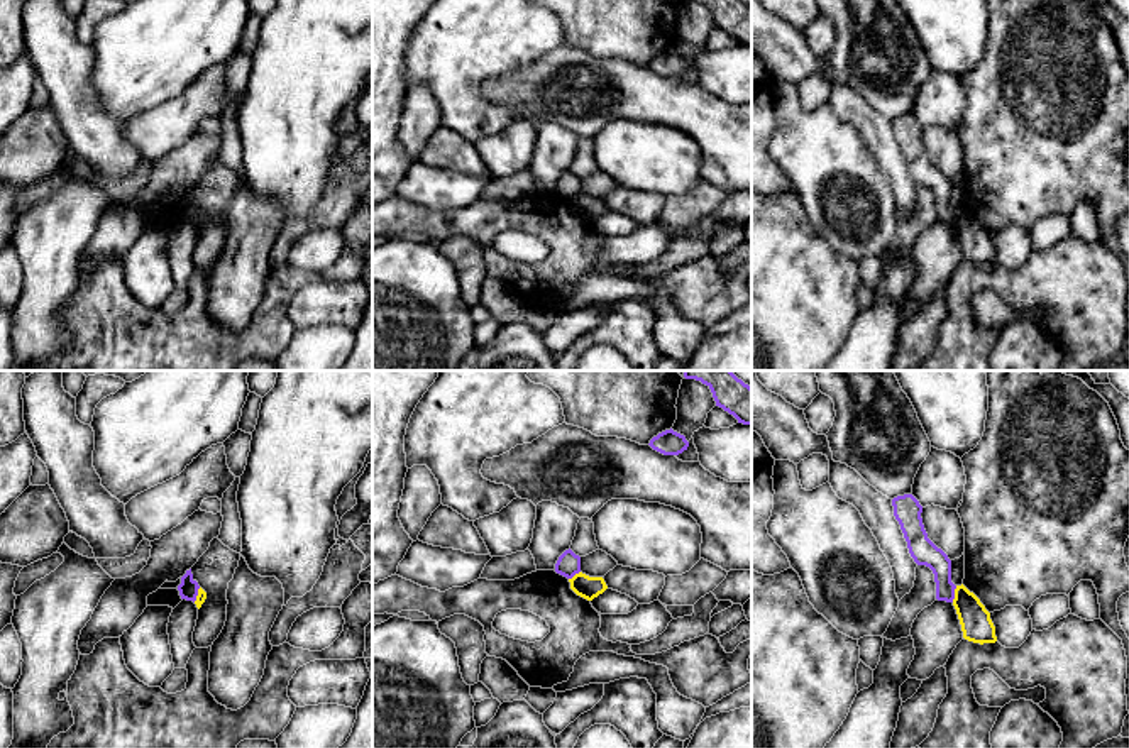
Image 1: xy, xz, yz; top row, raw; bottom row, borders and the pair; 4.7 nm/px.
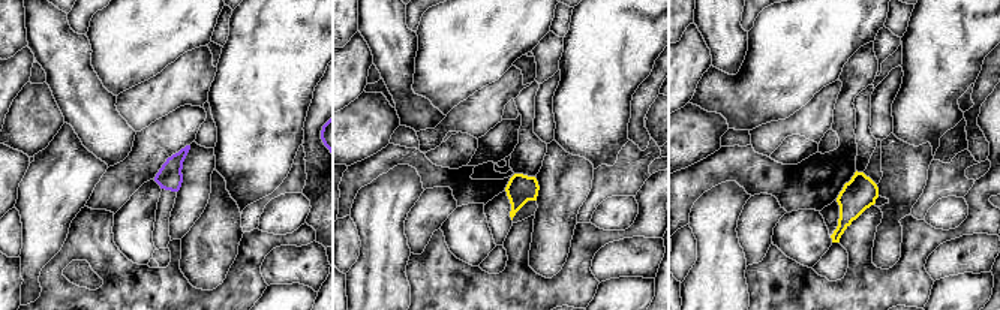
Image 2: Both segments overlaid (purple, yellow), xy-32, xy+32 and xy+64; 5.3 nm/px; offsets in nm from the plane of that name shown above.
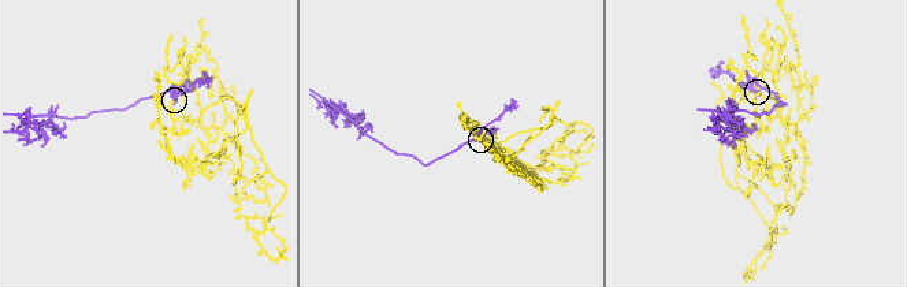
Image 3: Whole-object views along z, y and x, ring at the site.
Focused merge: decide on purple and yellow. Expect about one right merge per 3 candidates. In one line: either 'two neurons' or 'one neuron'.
two neurons

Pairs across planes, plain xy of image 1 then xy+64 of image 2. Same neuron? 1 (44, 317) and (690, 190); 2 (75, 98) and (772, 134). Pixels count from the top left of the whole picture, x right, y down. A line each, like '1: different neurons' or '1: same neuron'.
1: different neurons
2: different neurons

